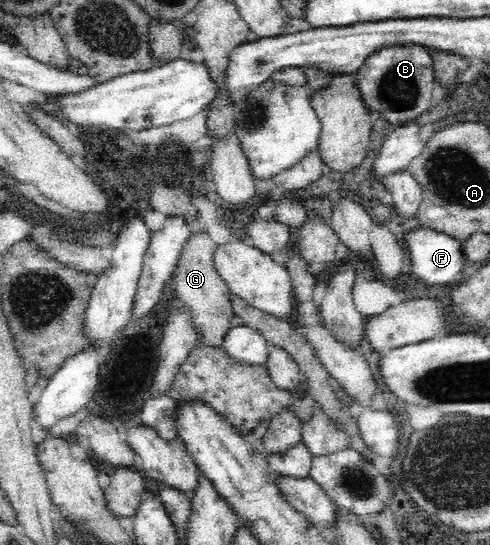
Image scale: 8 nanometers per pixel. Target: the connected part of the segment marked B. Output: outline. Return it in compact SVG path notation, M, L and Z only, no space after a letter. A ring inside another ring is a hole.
M387 44L367 56L358 69L357 88L372 111L377 111L381 119L389 125L404 124L415 120L421 113L431 109L435 70L432 49L421 44Z

